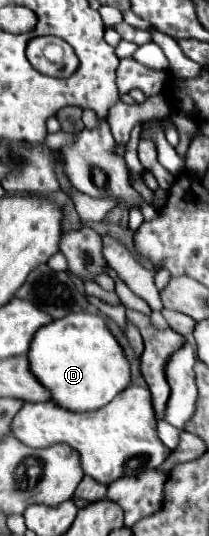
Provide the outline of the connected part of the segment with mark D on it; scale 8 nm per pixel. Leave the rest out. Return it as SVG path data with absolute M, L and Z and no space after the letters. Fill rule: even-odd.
M78 312L78 314L70 314L66 318L46 324L46 328L40 328L36 332L28 358L30 358L30 368L32 368L34 376L50 390L52 400L74 412L98 410L98 408L106 406L106 402L110 402L118 392L122 392L130 384L130 362L128 362L122 346L114 338L114 334L110 332L108 324L104 322L104 318L100 318L96 314Z

